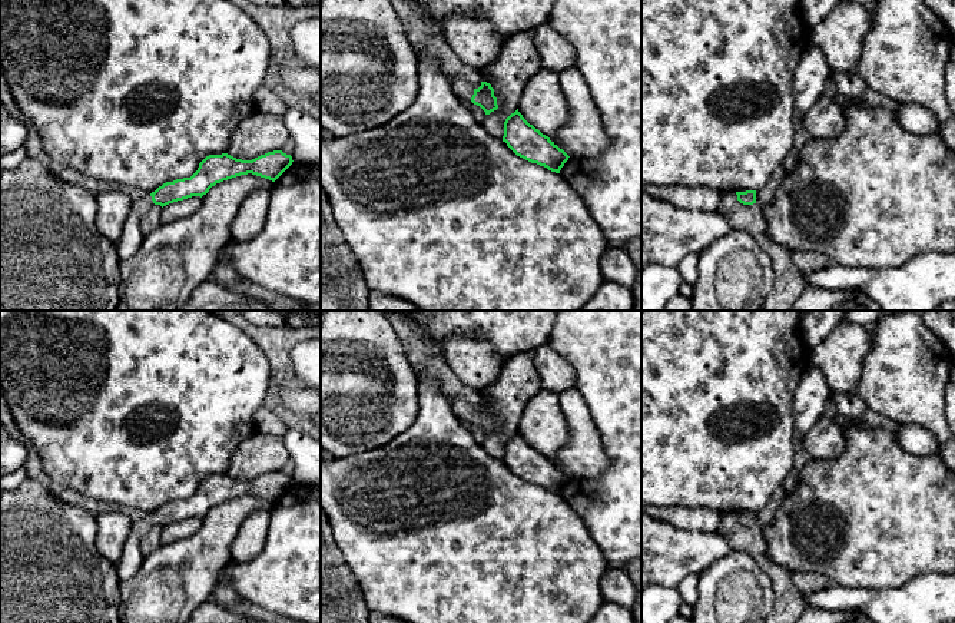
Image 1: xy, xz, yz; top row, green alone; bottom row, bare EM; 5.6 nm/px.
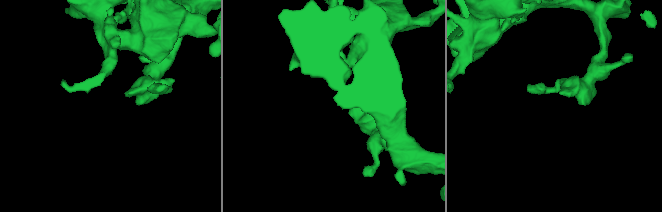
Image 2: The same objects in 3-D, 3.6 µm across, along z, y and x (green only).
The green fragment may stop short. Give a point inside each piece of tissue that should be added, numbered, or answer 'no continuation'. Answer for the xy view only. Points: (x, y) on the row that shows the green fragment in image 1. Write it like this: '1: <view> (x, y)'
1: xy (131, 241)

